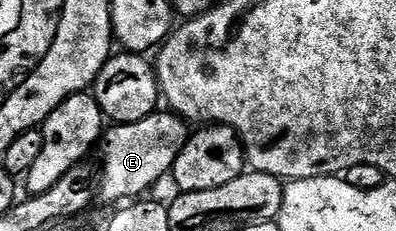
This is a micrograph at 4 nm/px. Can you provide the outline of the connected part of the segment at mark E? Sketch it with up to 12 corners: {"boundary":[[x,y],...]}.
{"boundary":[[169,110],[103,136],[100,199],[144,197],[173,171],[186,121]]}

